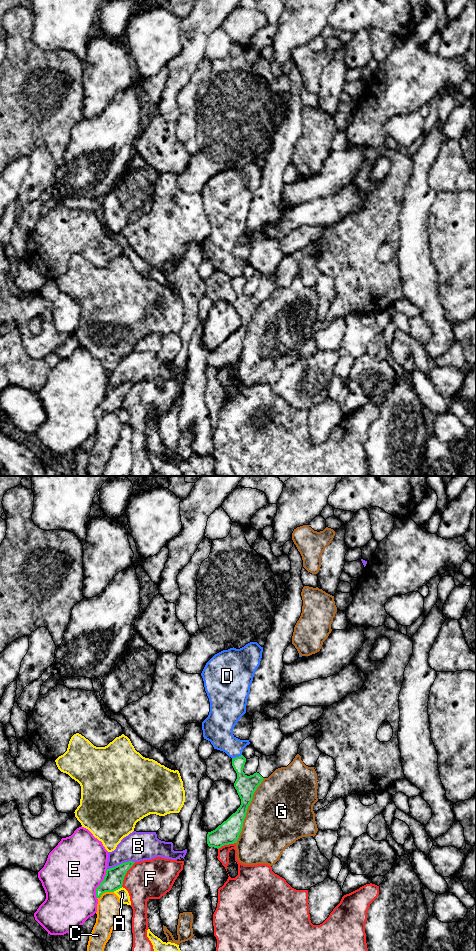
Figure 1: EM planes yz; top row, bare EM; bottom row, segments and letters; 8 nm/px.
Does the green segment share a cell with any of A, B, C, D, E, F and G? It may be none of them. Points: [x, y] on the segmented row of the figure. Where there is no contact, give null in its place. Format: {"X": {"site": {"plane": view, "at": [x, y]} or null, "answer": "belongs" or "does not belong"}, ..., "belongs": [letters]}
{"A": {"site": {"plane": "yz", "at": [117, 889]}, "answer": "does not belong"}, "B": {"site": {"plane": "yz", "at": [120, 864]}, "answer": "does not belong"}, "C": {"site": {"plane": "yz", "at": [105, 891]}, "answer": "does not belong"}, "D": {"site": {"plane": "yz", "at": [236, 757]}, "answer": "does not belong"}, "E": {"site": {"plane": "yz", "at": [100, 883]}, "answer": "does not belong"}, "F": {"site": {"plane": "yz", "at": [125, 874]}, "answer": "does not belong"}, "G": {"site": {"plane": "yz", "at": [246, 811]}, "answer": "does not belong"}, "belongs": []}

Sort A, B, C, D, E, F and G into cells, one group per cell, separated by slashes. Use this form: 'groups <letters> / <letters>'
groups A / B / C F / D / E / G

